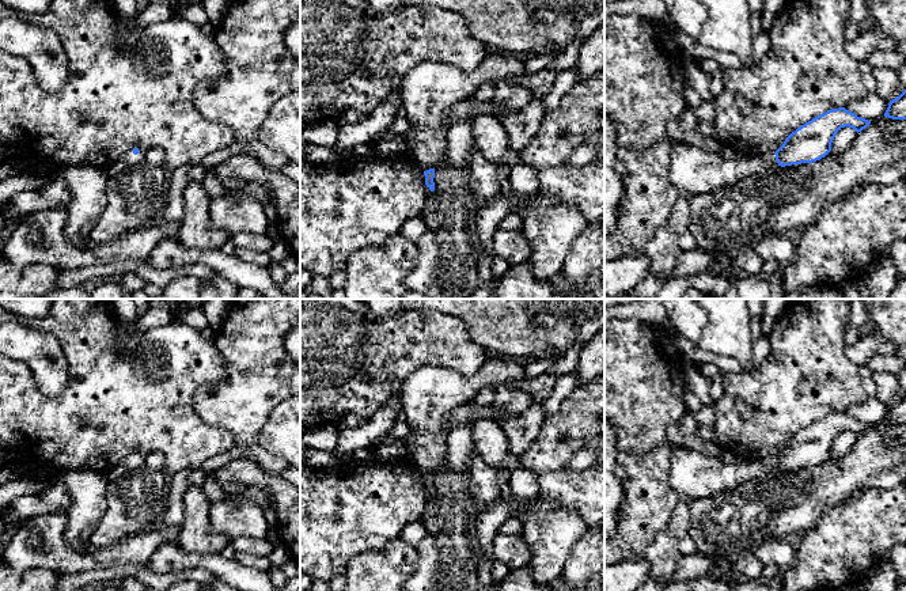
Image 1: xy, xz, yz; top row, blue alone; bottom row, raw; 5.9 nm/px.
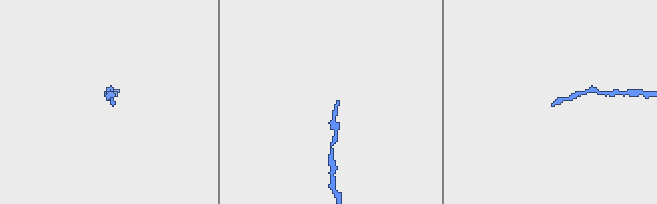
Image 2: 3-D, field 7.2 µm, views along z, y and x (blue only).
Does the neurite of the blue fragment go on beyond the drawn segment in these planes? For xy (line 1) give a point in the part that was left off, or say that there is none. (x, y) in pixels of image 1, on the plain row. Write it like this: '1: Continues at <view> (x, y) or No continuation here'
1: Continues at xy (128, 463)

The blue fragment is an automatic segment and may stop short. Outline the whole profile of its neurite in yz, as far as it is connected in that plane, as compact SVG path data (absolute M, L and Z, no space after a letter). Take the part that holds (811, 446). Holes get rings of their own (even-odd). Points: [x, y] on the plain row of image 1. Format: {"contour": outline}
{"contour": "M845 412L831 413L792 436L777 455L735 463L725 463L717 455L689 447L672 446L668 484L679 495L701 500L778 470L820 465L831 455L841 432L849 431L858 437L869 428Z"}

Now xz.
{"contour": "M488 359L478 371L470 375L441 365L421 365L406 378L399 390L399 398L410 435L402 442L406 446L406 456L422 473L425 489L431 496L435 495L435 474L447 465L450 432L447 416L465 404L473 404L482 387L494 389L522 378L526 378L526 367L513 359Z"}

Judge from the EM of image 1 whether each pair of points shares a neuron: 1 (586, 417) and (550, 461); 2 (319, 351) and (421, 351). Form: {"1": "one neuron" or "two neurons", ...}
{"1": "one neuron", "2": "one neuron"}

